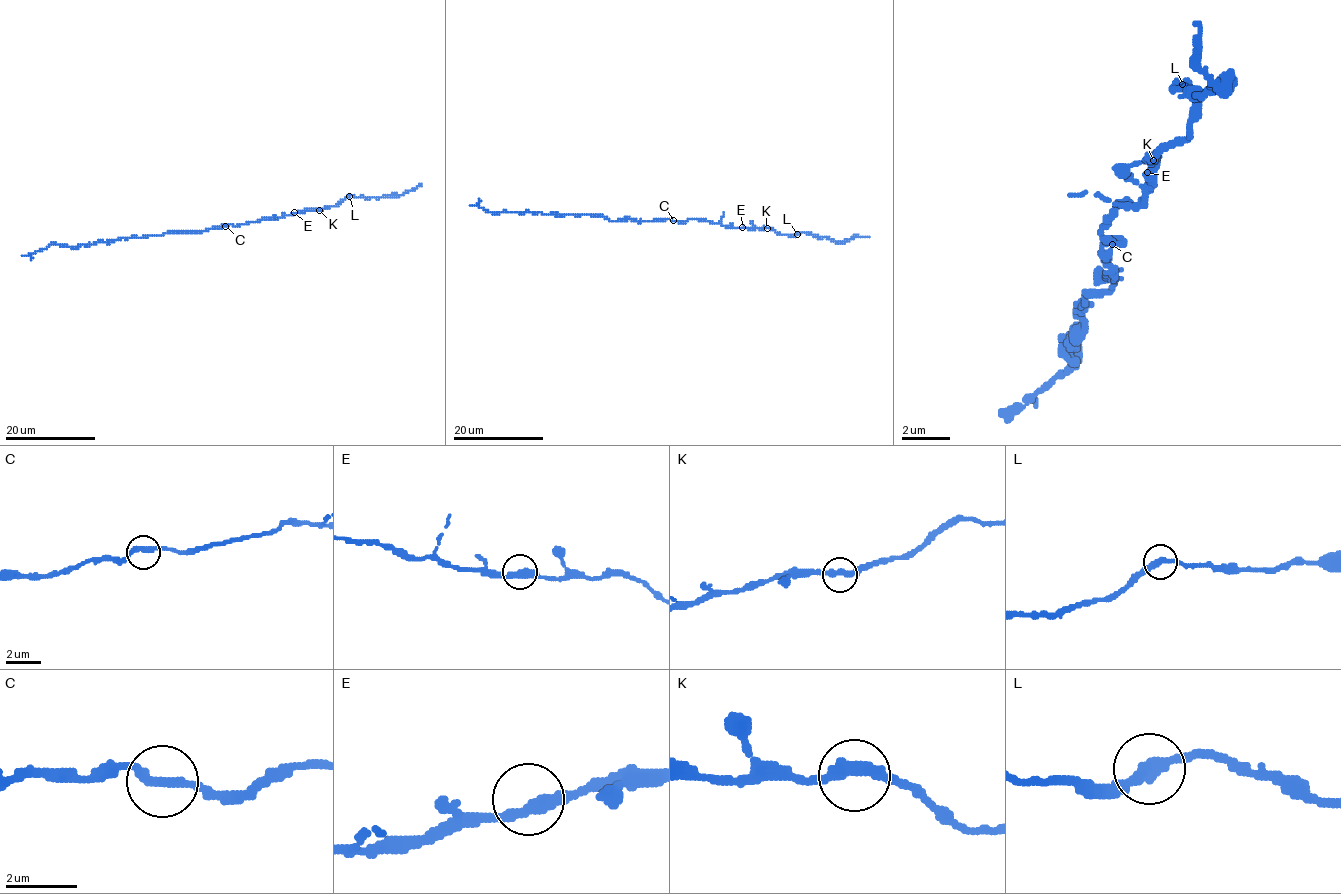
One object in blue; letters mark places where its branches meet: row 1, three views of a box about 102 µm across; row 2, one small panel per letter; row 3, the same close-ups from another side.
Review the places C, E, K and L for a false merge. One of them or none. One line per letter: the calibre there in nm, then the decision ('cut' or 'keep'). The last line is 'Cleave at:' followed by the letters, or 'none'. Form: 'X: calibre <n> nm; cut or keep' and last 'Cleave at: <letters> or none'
C: calibre 280 nm; keep
E: calibre 360 nm; keep
K: calibre 360 nm; keep
L: calibre 360 nm; keep
Cleave at: none

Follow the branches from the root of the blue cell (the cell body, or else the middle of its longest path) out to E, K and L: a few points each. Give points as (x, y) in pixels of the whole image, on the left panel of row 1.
E: (225, 225), (240, 226), (294, 212)
K: (225, 225), (240, 226), (262, 218), (319, 210)
L: (225, 225), (240, 226), (262, 218), (323, 210), (338, 206), (349, 195)

